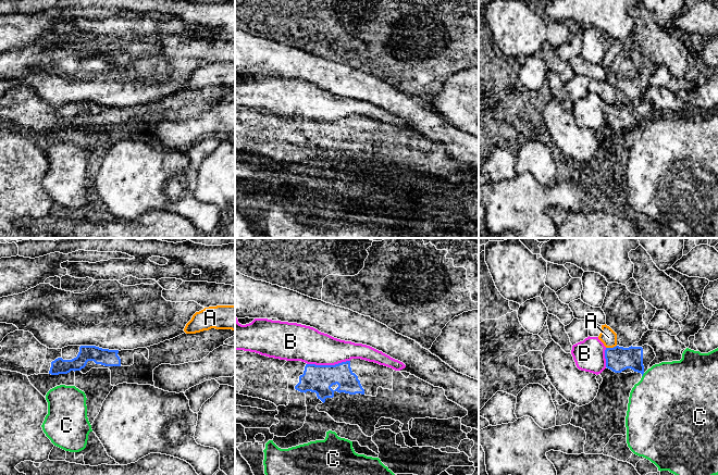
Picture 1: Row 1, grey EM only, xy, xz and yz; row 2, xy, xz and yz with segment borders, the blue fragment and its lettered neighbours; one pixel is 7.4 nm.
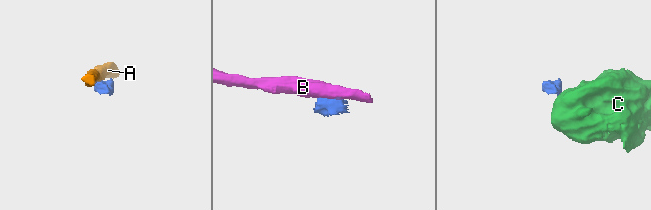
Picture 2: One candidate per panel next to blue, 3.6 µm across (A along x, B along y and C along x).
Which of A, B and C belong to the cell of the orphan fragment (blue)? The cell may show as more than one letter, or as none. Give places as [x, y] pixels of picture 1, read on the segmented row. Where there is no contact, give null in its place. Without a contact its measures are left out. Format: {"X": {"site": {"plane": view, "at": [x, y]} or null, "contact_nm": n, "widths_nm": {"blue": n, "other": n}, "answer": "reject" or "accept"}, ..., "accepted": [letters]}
{"A": {"site": {"plane": "yz", "at": [610, 348]}, "contact_nm": 80, "widths_nm": {"blue": 190, "other": 120}, "answer": "reject"}, "B": {"site": {"plane": "xz", "at": [327, 365]}, "contact_nm": 320, "widths_nm": {"blue": 200, "other": 260}, "answer": "reject"}, "C": {"site": {"plane": "yz", "at": [642, 375]}, "contact_nm": 40, "widths_nm": {"blue": 190, "other": 480}, "answer": "reject"}, "accepted": []}

